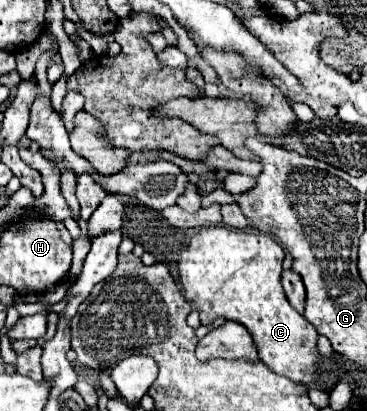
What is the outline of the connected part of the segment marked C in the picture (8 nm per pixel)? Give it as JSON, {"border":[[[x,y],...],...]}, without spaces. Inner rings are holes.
{"border":[[[203,226],[189,242],[189,246],[179,254],[177,268],[179,268],[179,282],[183,286],[185,298],[195,304],[197,310],[201,310],[201,324],[209,324],[215,318],[223,316],[225,320],[235,320],[243,324],[249,334],[253,336],[253,342],[259,350],[259,360],[265,362],[273,372],[287,376],[289,380],[295,380],[297,384],[309,384],[317,382],[317,362],[319,352],[315,348],[317,344],[317,332],[315,328],[289,304],[283,288],[281,288],[281,264],[283,264],[285,252],[283,248],[273,240],[267,232],[243,232],[243,230],[231,230],[227,226]]]}

